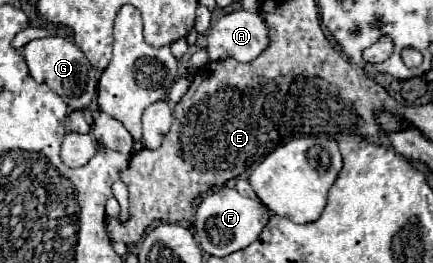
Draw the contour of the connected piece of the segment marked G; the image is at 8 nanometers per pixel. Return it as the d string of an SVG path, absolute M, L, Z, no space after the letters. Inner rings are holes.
M61 36L31 40L23 48L23 58L29 66L29 74L35 82L45 82L53 92L57 92L71 110L85 110L91 98L97 94L97 82L101 72L89 64L81 48Z

